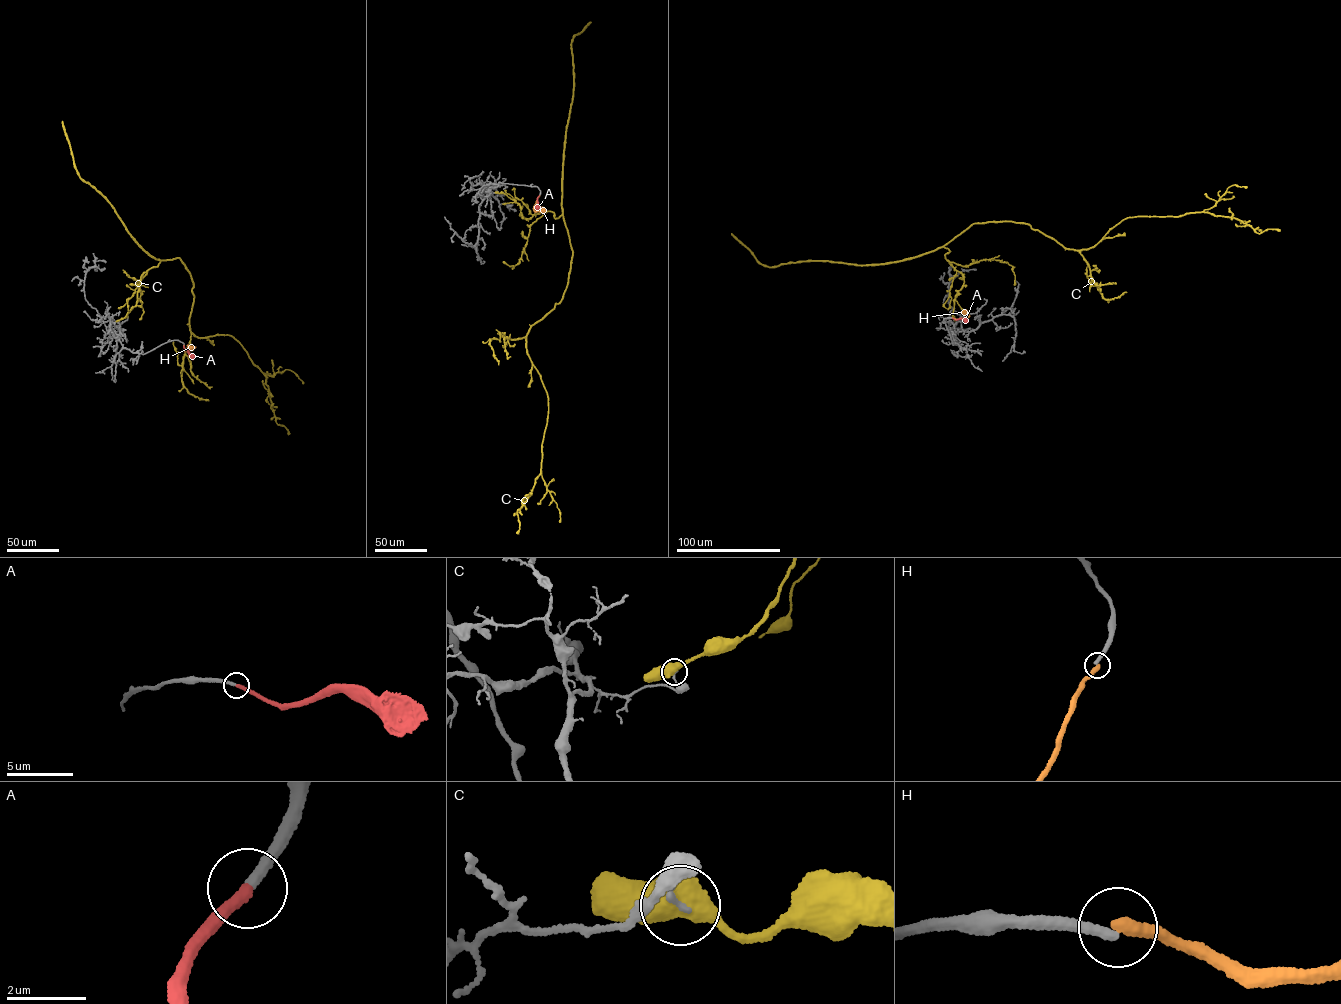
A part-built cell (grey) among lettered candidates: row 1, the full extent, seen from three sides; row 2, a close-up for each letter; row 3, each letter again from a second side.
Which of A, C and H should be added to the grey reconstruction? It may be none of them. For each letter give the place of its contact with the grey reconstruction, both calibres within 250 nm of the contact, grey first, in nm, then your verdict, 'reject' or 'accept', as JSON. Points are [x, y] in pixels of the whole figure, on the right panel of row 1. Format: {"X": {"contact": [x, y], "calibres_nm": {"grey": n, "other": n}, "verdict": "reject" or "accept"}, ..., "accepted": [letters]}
{"A": {"contact": [952, 318], "calibres_nm": {"grey": 280, "other": 320}, "verdict": "accept"}, "C": {"contact": [954, 319], "calibres_nm": {"grey": 130, "other": 600}, "verdict": "reject"}, "H": {"contact": [952, 318], "calibres_nm": {"grey": 280, "other": 340}, "verdict": "reject"}, "accepted": ["A"]}

